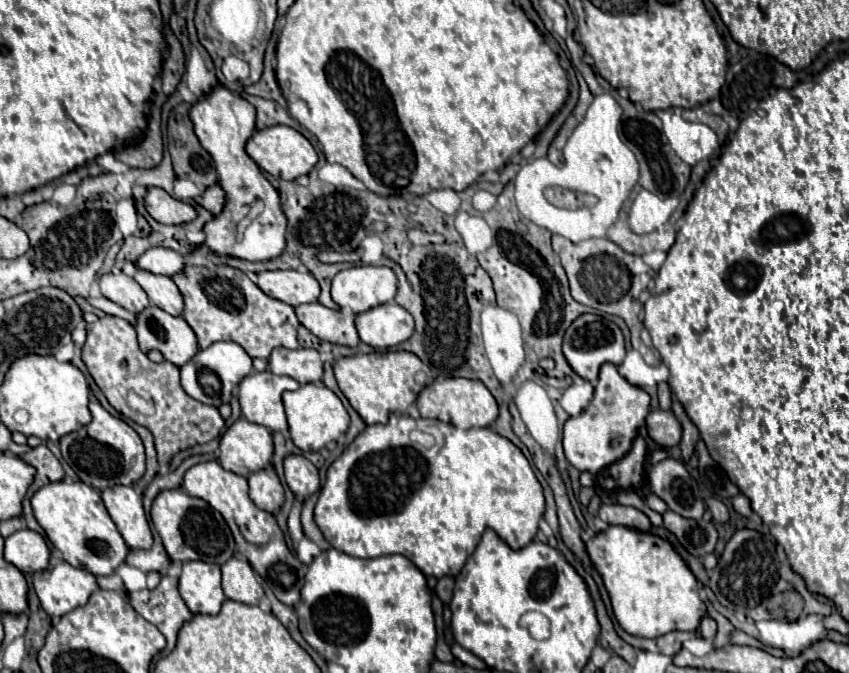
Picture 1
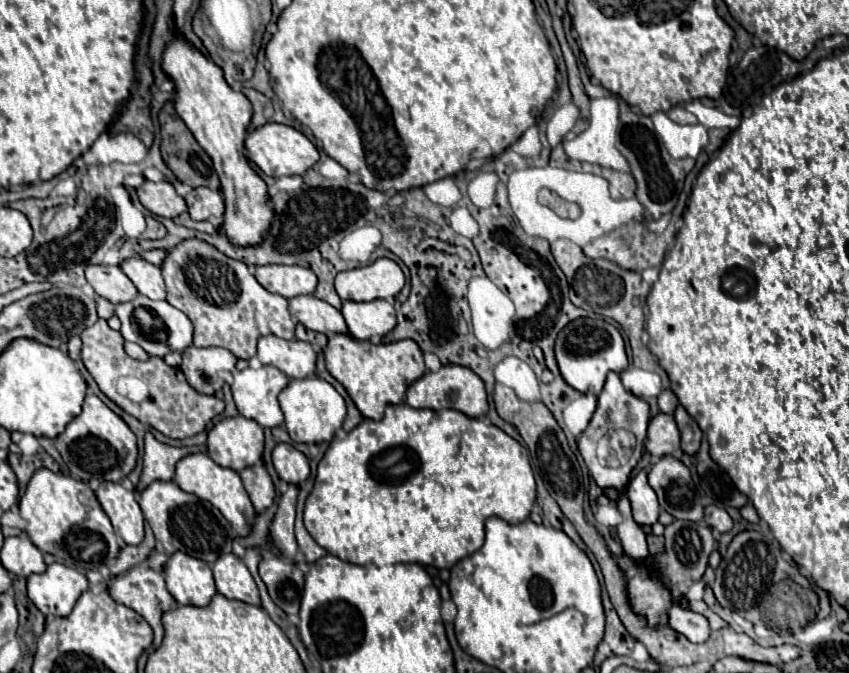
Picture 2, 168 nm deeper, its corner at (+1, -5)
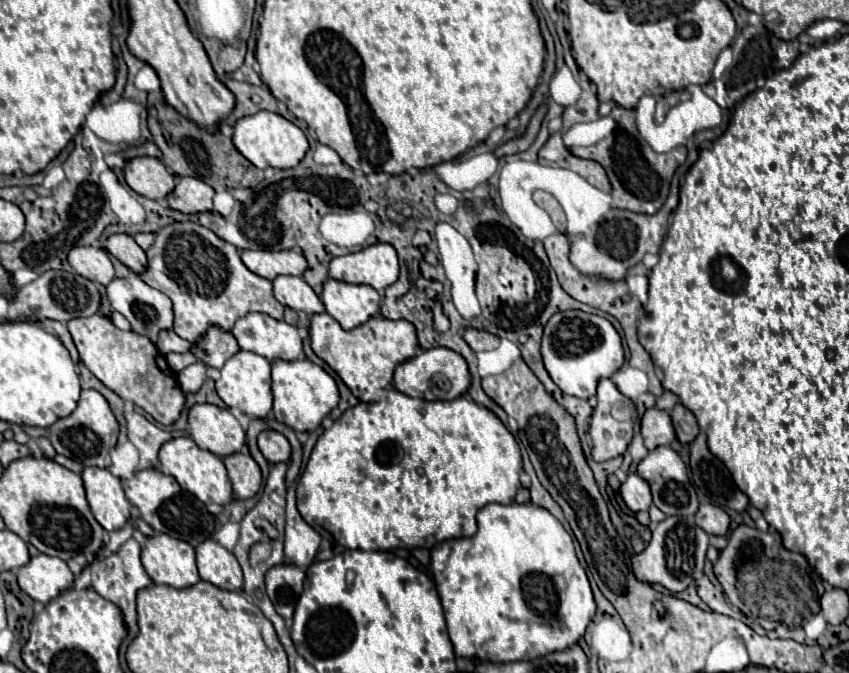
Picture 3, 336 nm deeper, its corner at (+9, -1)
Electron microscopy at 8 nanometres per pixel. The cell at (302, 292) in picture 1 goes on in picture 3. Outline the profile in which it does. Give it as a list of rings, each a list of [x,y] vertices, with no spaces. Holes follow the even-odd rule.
[[[243,251],[241,253],[245,267],[269,281],[275,281],[279,275],[301,277],[303,271],[307,271],[307,261],[301,257],[303,257],[301,253],[293,253],[293,251]]]

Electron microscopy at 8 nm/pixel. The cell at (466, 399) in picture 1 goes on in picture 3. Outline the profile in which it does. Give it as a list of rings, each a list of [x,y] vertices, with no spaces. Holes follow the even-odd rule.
[[[435,347],[429,351],[421,351],[413,359],[397,365],[393,375],[393,387],[409,397],[417,397],[425,401],[449,401],[469,391],[471,375],[467,369],[467,361],[459,353],[445,347]]]

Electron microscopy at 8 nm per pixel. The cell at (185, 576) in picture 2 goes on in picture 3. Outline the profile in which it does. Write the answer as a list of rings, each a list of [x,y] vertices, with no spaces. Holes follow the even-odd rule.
[[[165,533],[147,539],[141,555],[143,567],[157,585],[187,589],[201,581],[195,561],[195,549]]]

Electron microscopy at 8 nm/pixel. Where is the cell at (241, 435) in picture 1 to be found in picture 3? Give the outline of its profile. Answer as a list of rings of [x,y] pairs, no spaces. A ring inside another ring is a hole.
[[[195,405],[189,411],[189,435],[205,451],[229,457],[245,447],[245,431],[241,423],[217,405]]]

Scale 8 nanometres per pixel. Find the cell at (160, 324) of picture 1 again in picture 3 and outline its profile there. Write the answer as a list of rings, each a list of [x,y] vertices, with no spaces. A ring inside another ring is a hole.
[[[129,275],[125,279],[113,279],[107,285],[107,297],[109,297],[111,307],[115,311],[119,311],[131,323],[131,331],[151,339],[151,343],[155,343],[155,339],[159,339],[159,331],[165,331],[165,329],[169,331],[173,327],[171,299],[167,295],[163,295],[161,291],[143,283],[137,275]]]

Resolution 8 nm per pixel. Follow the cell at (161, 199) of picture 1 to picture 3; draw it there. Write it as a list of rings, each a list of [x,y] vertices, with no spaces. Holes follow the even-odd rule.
[[[137,157],[131,159],[125,167],[127,185],[153,201],[165,199],[175,189],[175,175],[153,157]]]

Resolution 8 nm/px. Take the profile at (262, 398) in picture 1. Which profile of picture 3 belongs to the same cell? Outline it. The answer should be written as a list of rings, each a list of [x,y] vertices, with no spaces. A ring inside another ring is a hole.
[[[239,351],[233,355],[221,369],[221,377],[217,381],[217,393],[225,401],[227,407],[235,407],[245,415],[265,419],[271,413],[271,363],[255,353]]]

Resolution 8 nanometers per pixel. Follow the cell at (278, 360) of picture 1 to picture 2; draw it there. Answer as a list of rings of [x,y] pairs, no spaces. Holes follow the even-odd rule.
[[[275,335],[259,337],[257,357],[263,365],[281,369],[289,379],[305,379],[315,375],[315,351],[307,341],[285,341]]]

